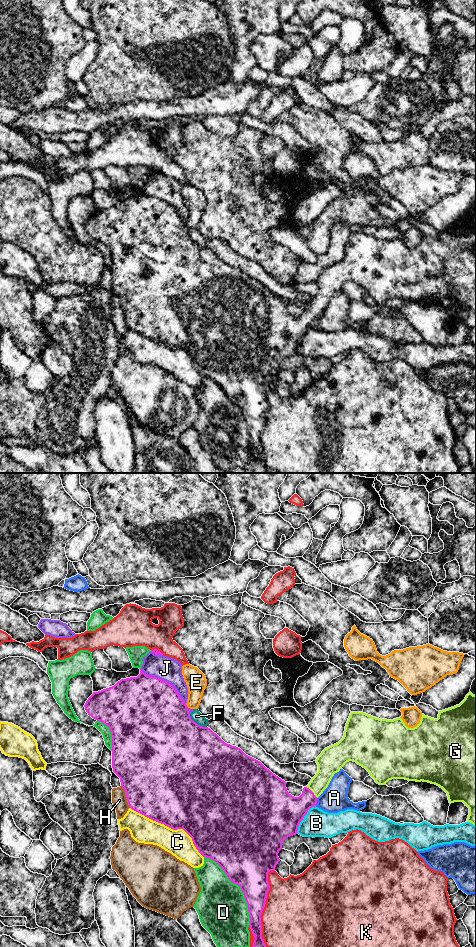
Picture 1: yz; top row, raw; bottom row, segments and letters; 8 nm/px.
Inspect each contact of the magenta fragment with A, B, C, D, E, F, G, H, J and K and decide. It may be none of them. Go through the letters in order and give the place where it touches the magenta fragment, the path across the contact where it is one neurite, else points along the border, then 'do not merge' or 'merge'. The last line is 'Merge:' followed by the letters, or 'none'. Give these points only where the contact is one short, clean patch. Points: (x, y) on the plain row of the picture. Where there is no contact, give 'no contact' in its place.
A: contact yz (316, 322); border yz (317, 318), (315, 325); do not merge
B: contact yz (303, 337); do not merge
C: contact yz (170, 347); do not merge
D: contact yz (239, 406); do not merge
E: contact yz (186, 226); border yz (185, 224), (188, 227); do not merge
F: contact yz (195, 242); do not merge
G: contact yz (312, 312); way yz (288, 331), (296, 328), (312, 312), (322, 299), (327, 285); merge
H: contact yz (126, 317); do not merge
J: contact yz (165, 201); do not merge
K: contact yz (263, 428); do not merge
Merge: G

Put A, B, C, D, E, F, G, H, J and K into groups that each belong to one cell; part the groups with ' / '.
A / B / C / D / E / F J / G / H / K

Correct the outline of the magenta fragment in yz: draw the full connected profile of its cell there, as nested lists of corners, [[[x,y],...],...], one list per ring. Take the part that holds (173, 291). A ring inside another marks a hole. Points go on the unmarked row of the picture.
[[[141,189],[137,197],[121,199],[112,207],[93,212],[86,221],[84,227],[89,236],[104,243],[110,249],[112,256],[112,288],[113,292],[120,298],[121,307],[125,311],[129,327],[145,337],[164,344],[173,350],[183,349],[192,358],[193,364],[198,372],[203,377],[215,381],[222,388],[228,399],[240,407],[248,425],[250,436],[249,446],[255,458],[251,468],[253,473],[266,473],[268,471],[262,458],[261,433],[265,427],[267,413],[270,408],[268,393],[270,391],[275,391],[275,387],[280,381],[278,373],[282,369],[282,362],[286,358],[297,354],[298,346],[308,330],[316,326],[317,318],[328,307],[334,294],[339,292],[347,282],[353,281],[365,288],[379,305],[386,305],[386,303],[392,299],[405,299],[416,302],[423,301],[435,304],[447,313],[450,324],[454,322],[463,322],[465,326],[469,328],[467,342],[476,346],[476,215],[473,215],[471,212],[466,215],[465,219],[459,225],[439,231],[437,239],[422,234],[420,243],[414,248],[408,248],[401,238],[387,240],[379,239],[363,232],[351,232],[345,246],[343,258],[338,263],[325,268],[317,277],[316,283],[318,285],[318,292],[311,299],[309,304],[303,308],[302,314],[299,317],[292,316],[287,311],[286,302],[273,294],[260,281],[246,275],[240,268],[225,263],[210,248],[200,246],[194,242],[190,237],[187,225],[183,222],[176,209],[166,201],[157,197],[147,196]]]

